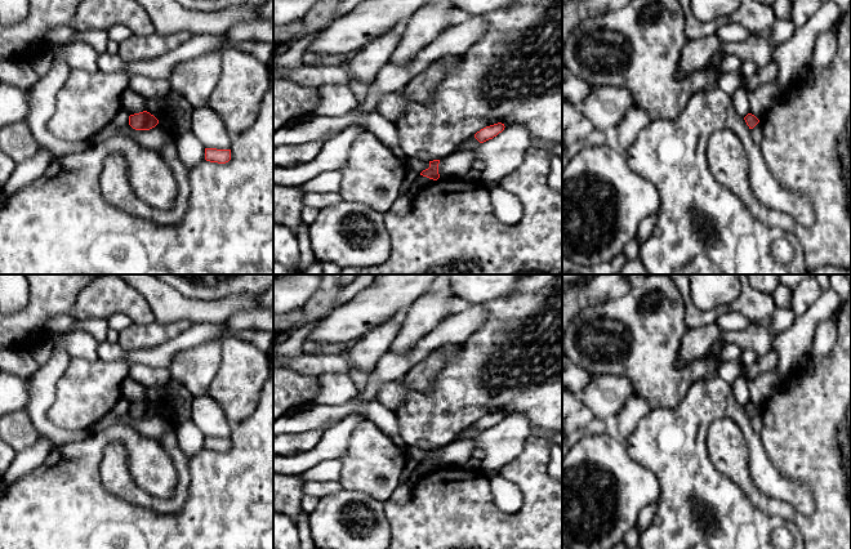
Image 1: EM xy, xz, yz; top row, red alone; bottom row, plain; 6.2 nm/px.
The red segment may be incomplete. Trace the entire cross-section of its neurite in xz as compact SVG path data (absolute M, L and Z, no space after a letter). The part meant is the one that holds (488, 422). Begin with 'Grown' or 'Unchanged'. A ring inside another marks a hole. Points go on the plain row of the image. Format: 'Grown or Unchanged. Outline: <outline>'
Unchanged. Outline: M498 411L490 415L486 415L484 418L481 418L480 420L477 420L474 423L474 427L480 430L484 432L489 428L493 428L494 425L496 425L499 421L502 421L504 419L504 412Z

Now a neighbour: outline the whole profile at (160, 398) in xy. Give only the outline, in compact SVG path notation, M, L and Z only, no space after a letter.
M146 388L146 400L153 403L160 412L174 411L175 401L166 389Z

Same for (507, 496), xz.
M502 474L490 477L490 490L494 503L503 513L516 513L522 505L522 494L517 485Z

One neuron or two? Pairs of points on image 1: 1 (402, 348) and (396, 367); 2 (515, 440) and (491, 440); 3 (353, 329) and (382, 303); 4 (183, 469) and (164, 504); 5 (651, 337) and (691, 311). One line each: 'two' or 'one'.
1: two
2: one
3: one
4: one
5: two

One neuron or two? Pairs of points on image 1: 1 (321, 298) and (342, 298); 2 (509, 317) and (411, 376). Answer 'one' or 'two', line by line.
1: two
2: two

